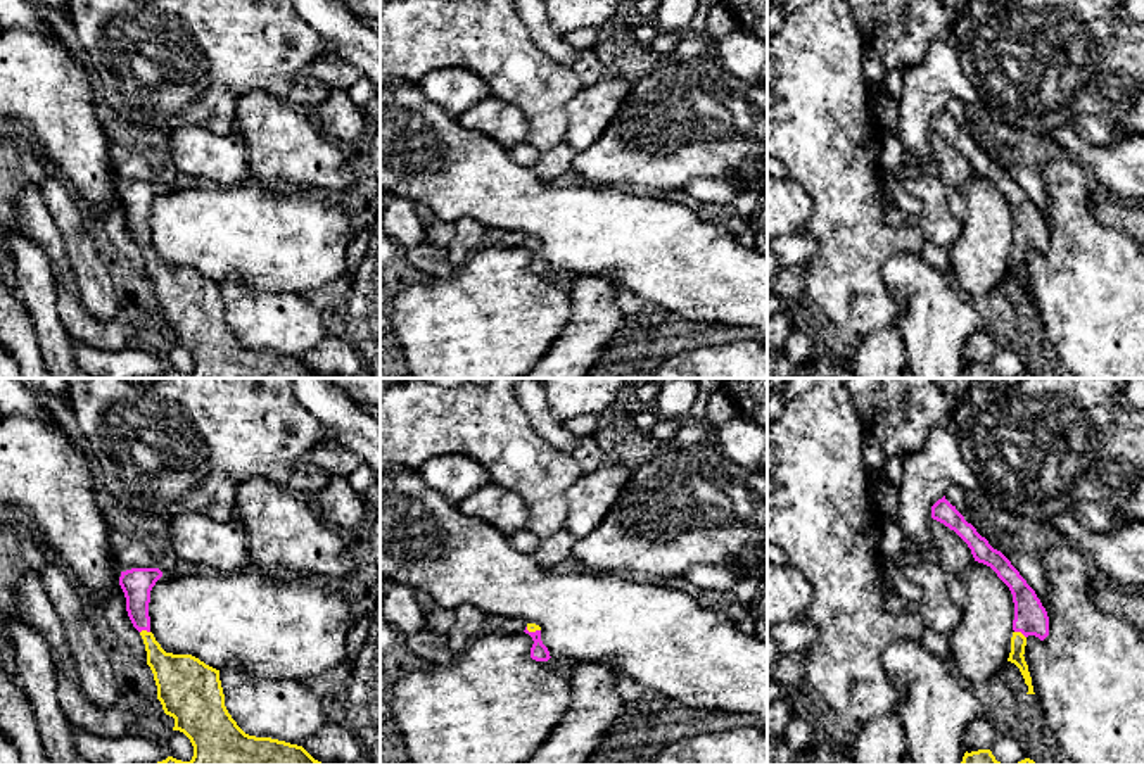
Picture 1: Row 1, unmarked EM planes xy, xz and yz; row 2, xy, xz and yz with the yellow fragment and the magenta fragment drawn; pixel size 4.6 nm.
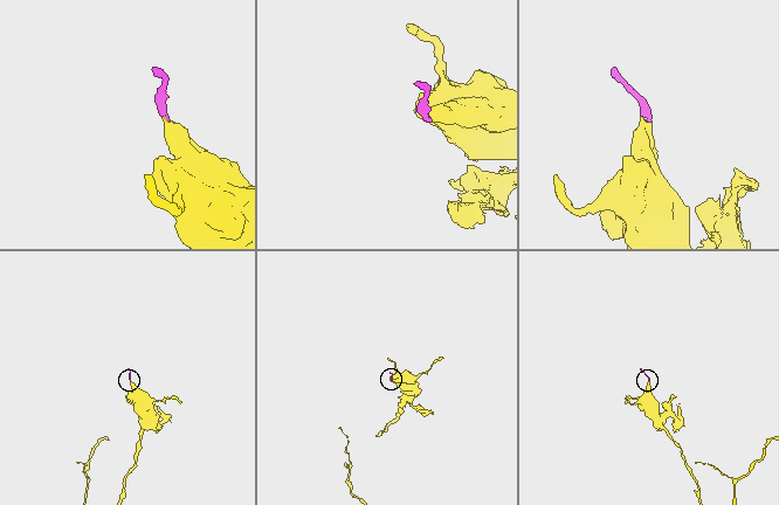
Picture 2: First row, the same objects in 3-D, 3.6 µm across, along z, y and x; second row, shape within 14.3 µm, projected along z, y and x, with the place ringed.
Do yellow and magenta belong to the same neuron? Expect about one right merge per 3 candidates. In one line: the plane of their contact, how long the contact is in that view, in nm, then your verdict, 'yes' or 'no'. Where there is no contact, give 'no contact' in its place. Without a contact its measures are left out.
contact in yz; length 70 nm; yes

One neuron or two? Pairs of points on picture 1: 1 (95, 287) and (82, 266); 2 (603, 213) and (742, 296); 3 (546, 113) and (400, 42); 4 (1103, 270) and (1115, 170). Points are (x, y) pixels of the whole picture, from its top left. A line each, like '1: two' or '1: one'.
1: one
2: one
3: one
4: two

